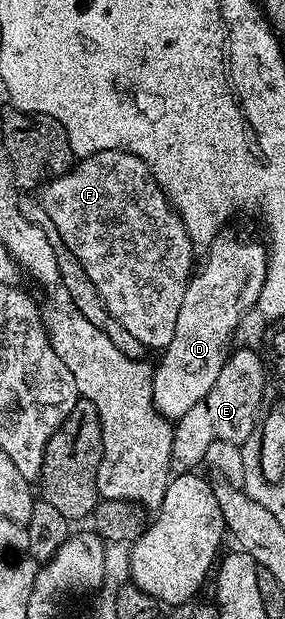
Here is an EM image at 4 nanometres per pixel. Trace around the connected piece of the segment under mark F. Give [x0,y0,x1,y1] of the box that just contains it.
[41,150,196,350]

